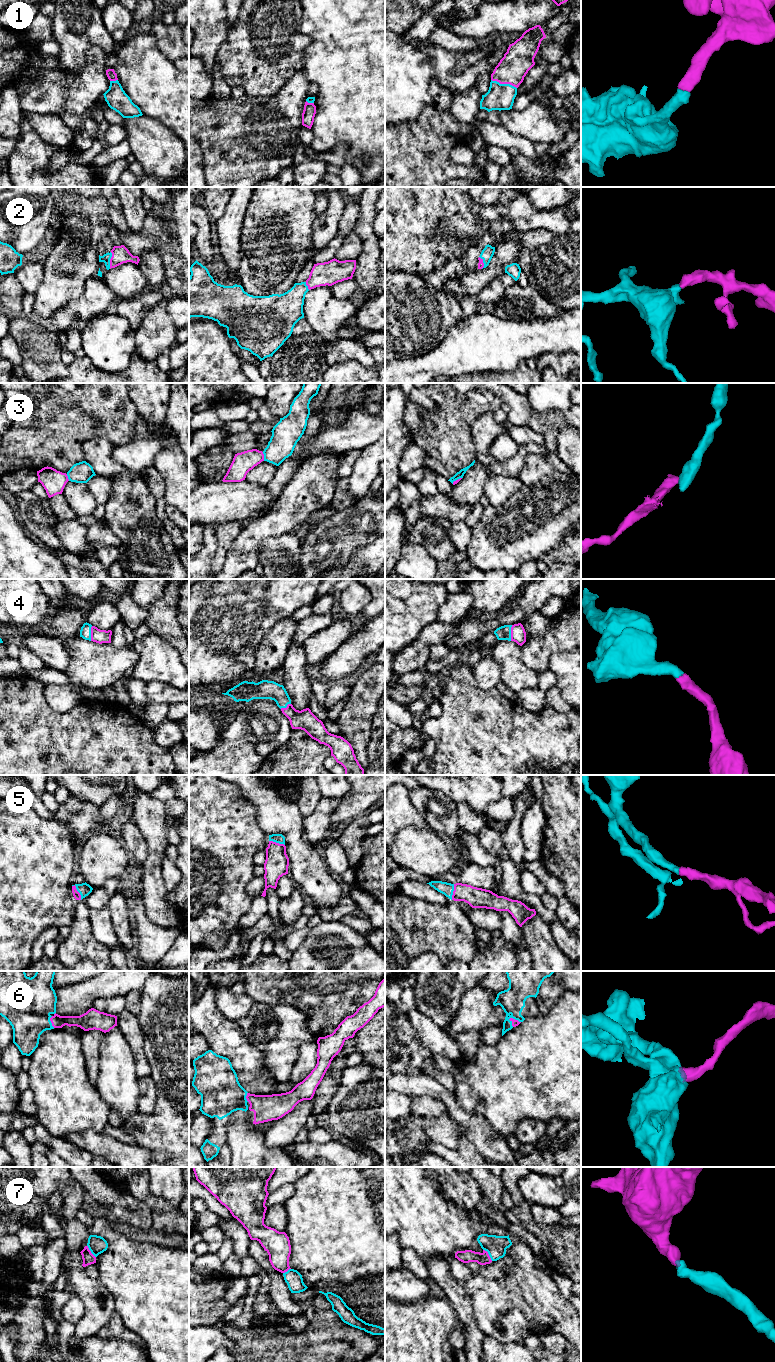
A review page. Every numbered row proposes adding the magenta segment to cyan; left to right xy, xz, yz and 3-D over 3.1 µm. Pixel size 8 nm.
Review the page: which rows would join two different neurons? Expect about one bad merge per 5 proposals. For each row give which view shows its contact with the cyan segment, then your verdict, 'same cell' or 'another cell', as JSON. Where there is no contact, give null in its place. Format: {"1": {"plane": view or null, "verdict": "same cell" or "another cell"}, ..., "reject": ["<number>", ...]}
{"1": {"plane": "yz", "verdict": "same cell"}, "2": {"plane": "xy", "verdict": "same cell"}, "3": {"plane": "xz", "verdict": "another cell"}, "4": {"plane": "yz", "verdict": "same cell"}, "5": {"plane": "xy", "verdict": "same cell"}, "6": {"plane": "xy", "verdict": "same cell"}, "7": {"plane": "yz", "verdict": "same cell"}, "reject": ["3"]}

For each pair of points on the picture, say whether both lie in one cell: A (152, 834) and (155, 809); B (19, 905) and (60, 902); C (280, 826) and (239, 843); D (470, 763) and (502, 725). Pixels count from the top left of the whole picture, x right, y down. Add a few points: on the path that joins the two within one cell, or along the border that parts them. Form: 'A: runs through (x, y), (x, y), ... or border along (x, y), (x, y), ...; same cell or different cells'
A: runs through (152, 828), (152, 815); same cell
B: runs through (29, 902), (50, 902); same cell
C: border along (256, 810), (257, 823), (268, 835); different cells
D: runs through (481, 757), (488, 750), (488, 739), (491, 736); same cell

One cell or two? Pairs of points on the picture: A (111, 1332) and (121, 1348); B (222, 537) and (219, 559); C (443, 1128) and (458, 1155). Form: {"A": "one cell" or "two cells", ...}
{"A": "two cells", "B": "one cell", "C": "two cells"}

